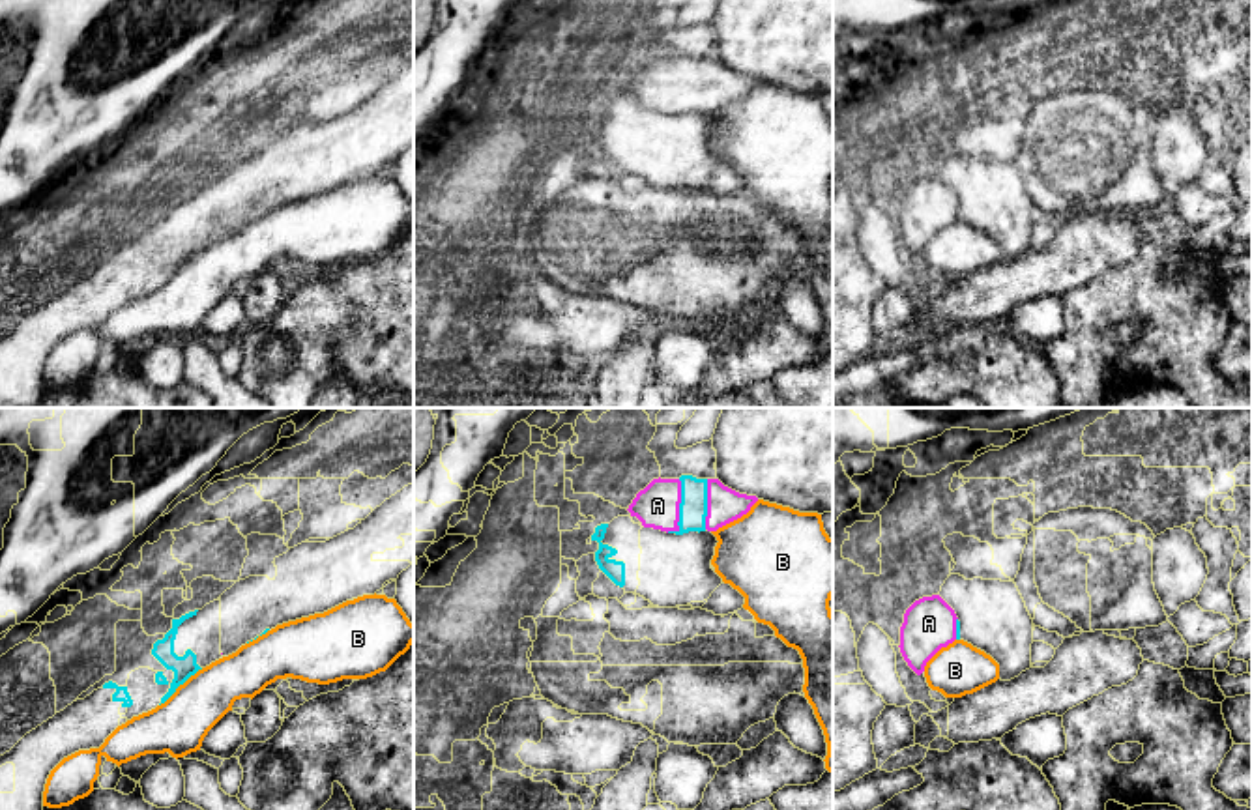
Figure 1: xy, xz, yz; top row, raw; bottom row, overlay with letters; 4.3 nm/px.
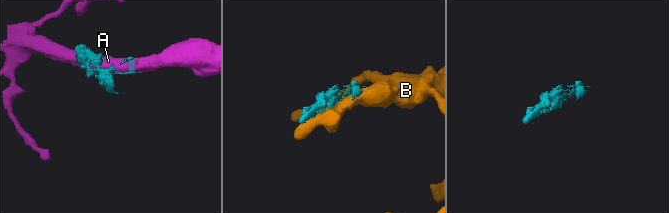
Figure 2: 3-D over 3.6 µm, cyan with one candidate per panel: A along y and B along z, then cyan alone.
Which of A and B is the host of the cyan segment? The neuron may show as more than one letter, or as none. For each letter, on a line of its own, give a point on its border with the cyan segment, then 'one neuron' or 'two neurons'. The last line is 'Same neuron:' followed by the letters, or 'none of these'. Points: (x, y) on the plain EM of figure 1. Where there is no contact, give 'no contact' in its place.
A: xz (680, 90) | two neurons
B: xy (180, 264) | two neurons
Same neuron: none of these

